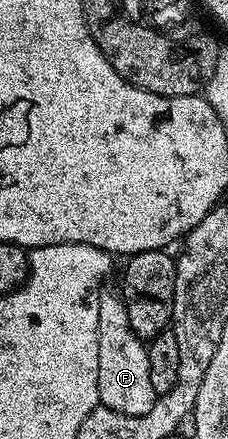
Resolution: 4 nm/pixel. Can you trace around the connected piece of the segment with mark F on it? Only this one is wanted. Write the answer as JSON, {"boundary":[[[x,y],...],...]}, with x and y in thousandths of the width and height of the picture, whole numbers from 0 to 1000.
{"boundary":[[[439,667],[434,718],[425,720],[425,884],[447,923],[474,925],[496,938],[531,938],[548,948],[618,948],[671,929],[684,893],[654,866],[654,811],[632,772],[605,770],[566,738],[557,690],[518,667]]]}

